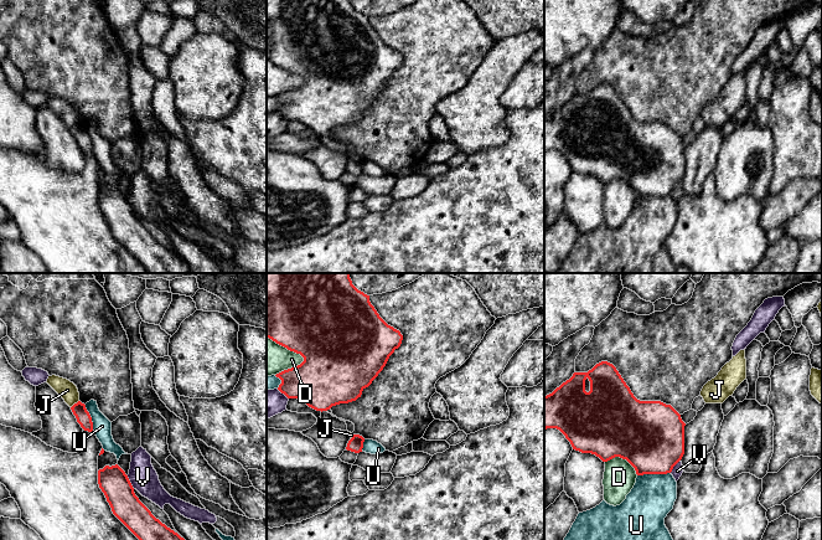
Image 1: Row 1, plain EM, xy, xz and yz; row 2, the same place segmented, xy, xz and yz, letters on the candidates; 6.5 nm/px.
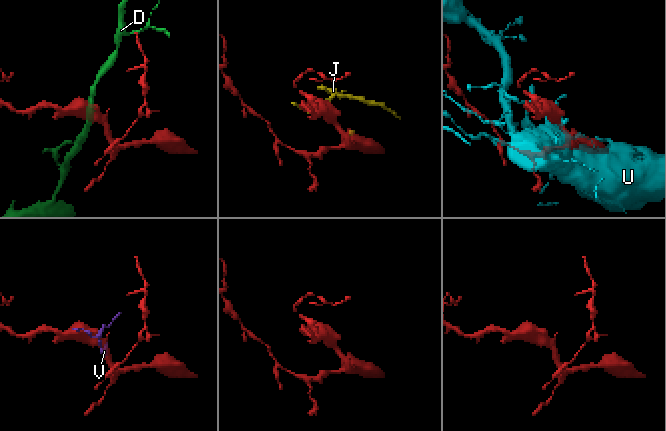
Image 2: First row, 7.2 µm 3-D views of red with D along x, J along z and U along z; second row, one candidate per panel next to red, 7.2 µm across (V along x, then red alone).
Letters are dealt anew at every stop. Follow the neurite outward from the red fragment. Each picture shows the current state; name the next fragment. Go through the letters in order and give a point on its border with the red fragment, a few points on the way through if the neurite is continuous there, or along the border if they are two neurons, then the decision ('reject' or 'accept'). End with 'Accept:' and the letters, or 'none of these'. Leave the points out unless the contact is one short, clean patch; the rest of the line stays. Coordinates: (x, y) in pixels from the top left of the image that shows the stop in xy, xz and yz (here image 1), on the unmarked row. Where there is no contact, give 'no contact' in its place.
D: xz (287, 70) | reject
J: xy (75, 126) | along xy (78, 122), (71, 129) | reject
U: yz (654, 195) | reject
V: xy (129, 204) | reject
Accept: none of these

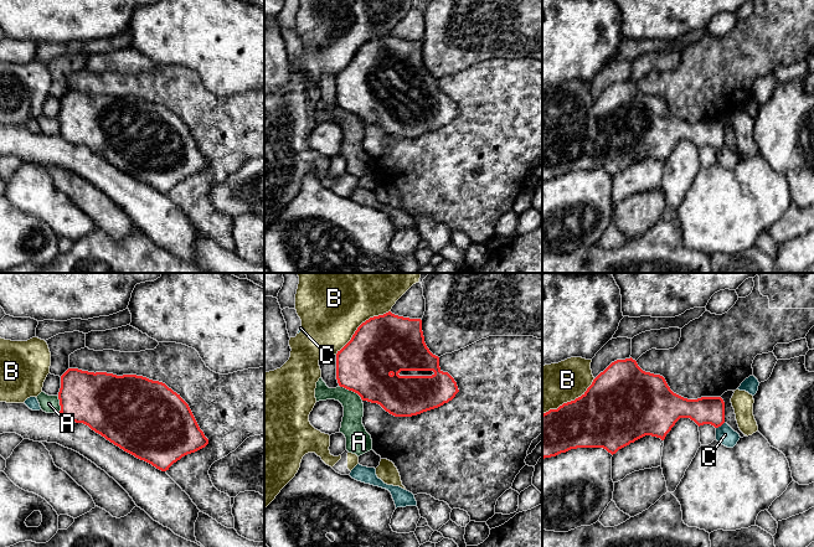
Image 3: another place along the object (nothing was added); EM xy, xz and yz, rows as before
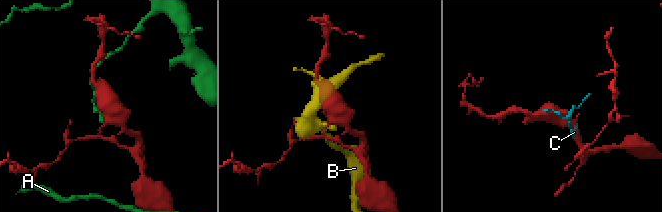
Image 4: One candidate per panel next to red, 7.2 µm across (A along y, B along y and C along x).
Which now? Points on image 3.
A: xz (351, 112) | reject
B: xz (360, 47) | reject
C: yz (720, 148) | reject
Accept: none of these

